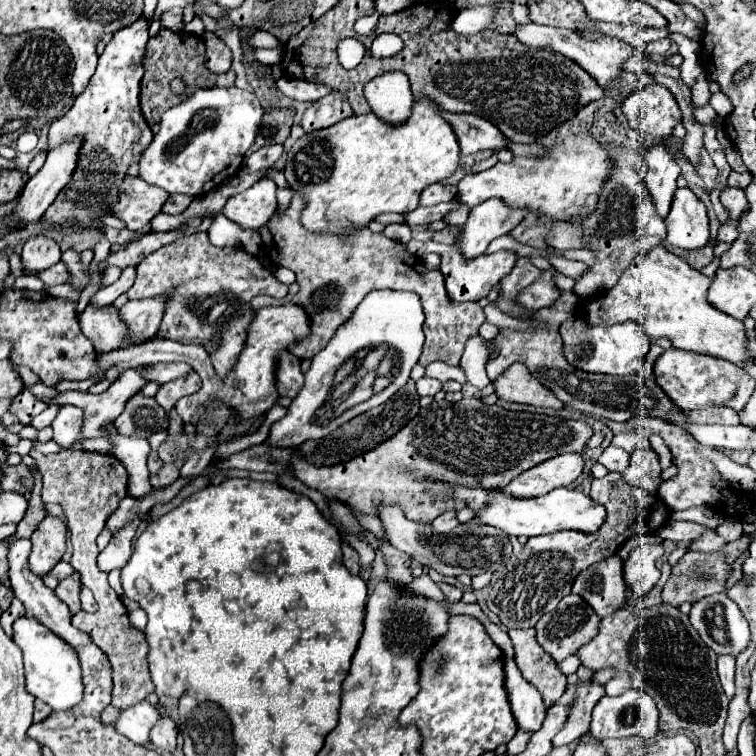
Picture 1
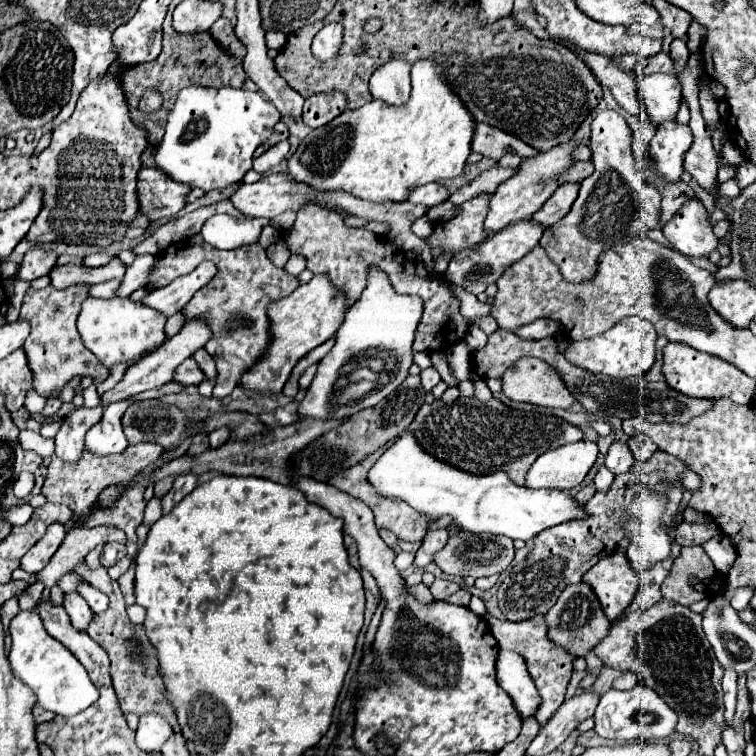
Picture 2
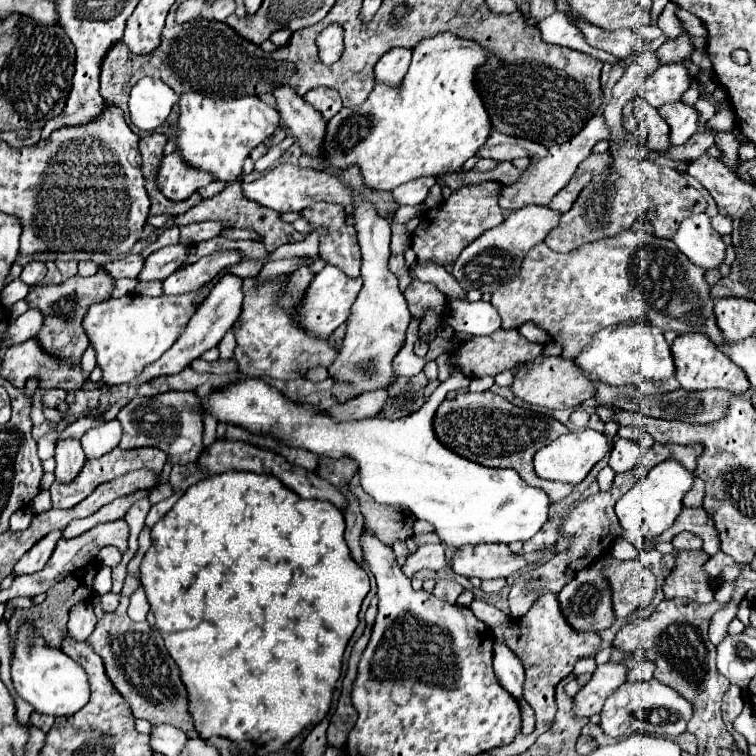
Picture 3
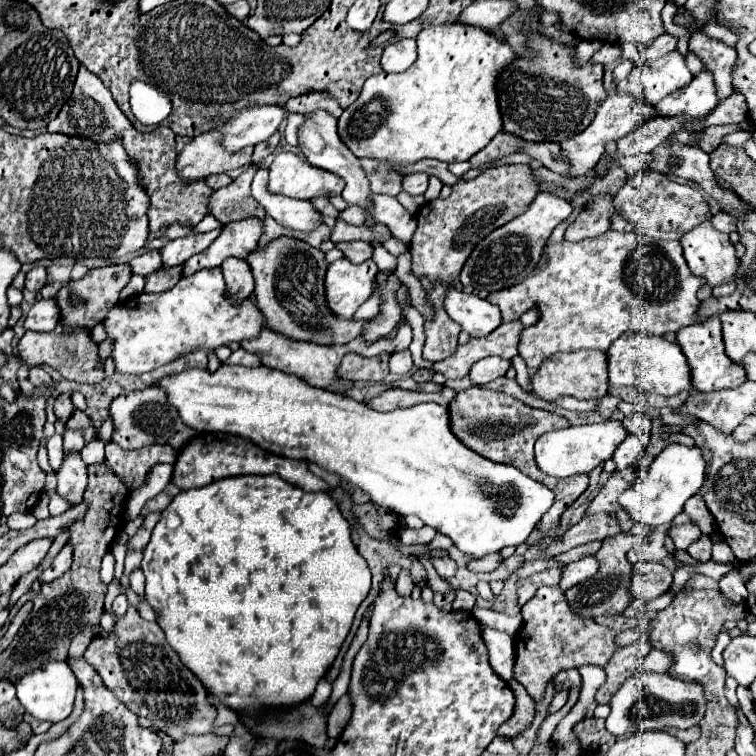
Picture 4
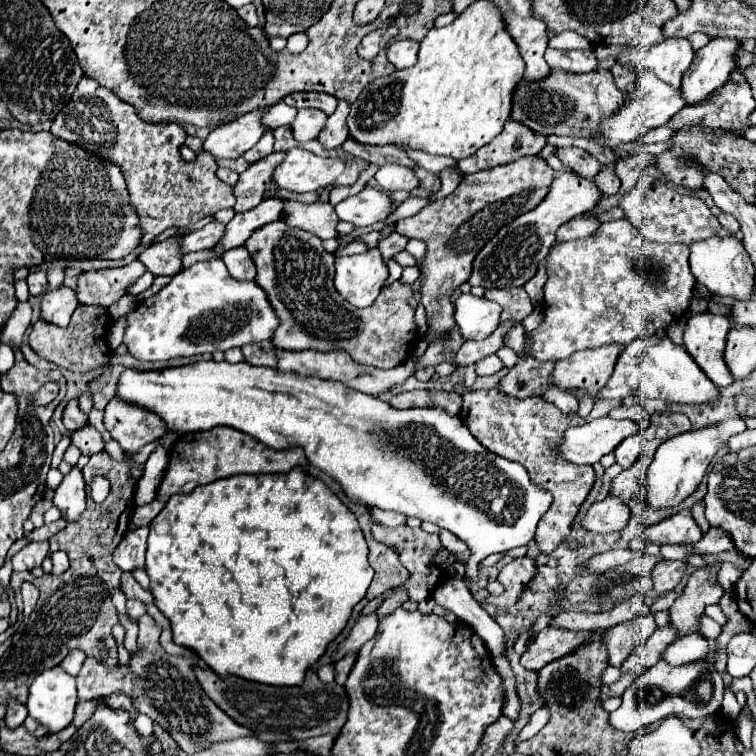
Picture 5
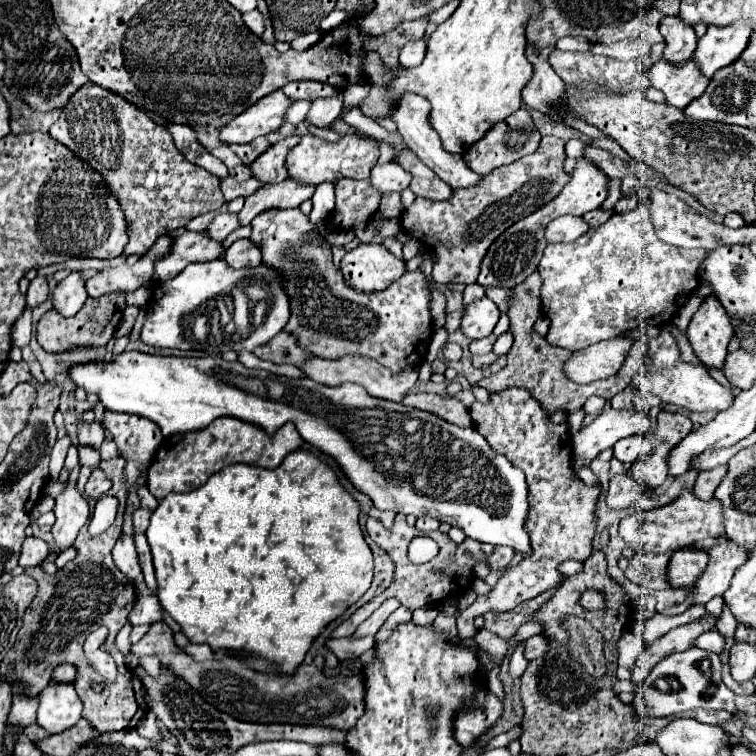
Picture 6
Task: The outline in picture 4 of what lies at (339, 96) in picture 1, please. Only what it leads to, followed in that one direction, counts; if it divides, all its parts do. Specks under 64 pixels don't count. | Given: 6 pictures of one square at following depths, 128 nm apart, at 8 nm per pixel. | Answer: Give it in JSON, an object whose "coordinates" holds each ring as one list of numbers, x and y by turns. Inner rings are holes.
{"coordinates":[[308,92,304,96,296,96,292,100,288,100,288,110,290,112,300,112,300,114,308,114,312,110,326,110,332,116,340,116,342,108,336,102,336,98,328,92]]}

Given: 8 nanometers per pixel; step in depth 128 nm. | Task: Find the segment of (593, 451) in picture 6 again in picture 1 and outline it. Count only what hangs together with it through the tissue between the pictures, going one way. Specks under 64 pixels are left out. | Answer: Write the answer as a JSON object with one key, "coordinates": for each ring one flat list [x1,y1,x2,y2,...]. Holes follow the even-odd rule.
{"coordinates":[[560,454,518,474,502,490,512,498,544,496,558,486,570,486,582,474,582,464,582,454]]}

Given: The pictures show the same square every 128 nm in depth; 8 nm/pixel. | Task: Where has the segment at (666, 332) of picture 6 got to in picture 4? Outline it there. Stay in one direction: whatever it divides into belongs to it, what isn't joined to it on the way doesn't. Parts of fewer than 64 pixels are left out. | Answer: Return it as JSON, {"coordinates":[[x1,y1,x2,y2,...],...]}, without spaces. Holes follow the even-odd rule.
{"coordinates":[[626,332,606,350,606,364,610,386,636,386,644,392,654,392,660,396,674,396,682,390,692,390,690,368,680,346,662,336]]}

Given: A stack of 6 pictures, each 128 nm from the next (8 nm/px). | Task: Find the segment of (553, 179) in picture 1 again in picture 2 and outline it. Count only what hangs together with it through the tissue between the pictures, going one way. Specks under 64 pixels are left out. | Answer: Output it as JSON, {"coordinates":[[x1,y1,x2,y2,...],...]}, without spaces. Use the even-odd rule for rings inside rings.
{"coordinates":[[586,160,586,162,574,162,566,172,562,172,562,174,558,176,558,182,560,182,560,184,568,184,568,182,580,184,580,182,582,182,584,178,588,178,592,172,594,172,592,160],[492,166,490,170,484,170,480,176,476,176,474,180,470,180,468,184,464,184,460,190,456,190,450,196,452,204,464,204,480,194,494,194,496,188,506,182,508,178,512,178,516,174,516,168,502,168,502,166]]}

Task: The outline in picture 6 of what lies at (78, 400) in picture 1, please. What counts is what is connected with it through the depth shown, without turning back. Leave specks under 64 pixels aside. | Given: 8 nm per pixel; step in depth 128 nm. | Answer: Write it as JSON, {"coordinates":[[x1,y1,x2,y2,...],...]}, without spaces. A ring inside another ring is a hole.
{"coordinates":[[236,240,224,254,224,260,234,268,256,268,260,266,260,250,248,240]]}

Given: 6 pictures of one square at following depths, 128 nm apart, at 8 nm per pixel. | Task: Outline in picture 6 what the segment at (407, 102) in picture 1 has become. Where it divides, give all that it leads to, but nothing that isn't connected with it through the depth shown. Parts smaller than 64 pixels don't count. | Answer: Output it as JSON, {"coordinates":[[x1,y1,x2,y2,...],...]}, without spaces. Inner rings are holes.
{"coordinates":[[416,40,416,42,408,42,402,50,400,50,400,66,402,68,412,68,416,64,420,64,420,60,424,60,424,48,426,42,424,40]]}

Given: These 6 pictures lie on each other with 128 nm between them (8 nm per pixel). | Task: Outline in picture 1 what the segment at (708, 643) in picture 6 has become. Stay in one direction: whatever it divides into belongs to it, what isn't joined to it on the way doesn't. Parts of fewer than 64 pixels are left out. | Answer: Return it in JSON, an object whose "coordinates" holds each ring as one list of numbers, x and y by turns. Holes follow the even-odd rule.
{"coordinates":[[620,676,612,678,612,680,606,684,606,694,608,694,608,696,618,696,618,694,622,694,622,692,626,692,626,690,628,690,628,680,624,680,624,678,620,678]]}

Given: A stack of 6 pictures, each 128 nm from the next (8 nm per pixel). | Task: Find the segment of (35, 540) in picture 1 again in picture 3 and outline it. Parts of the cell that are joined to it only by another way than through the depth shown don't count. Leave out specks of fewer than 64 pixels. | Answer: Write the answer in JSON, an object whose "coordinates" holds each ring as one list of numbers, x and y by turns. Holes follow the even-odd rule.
{"coordinates":[[56,530,56,532,50,532,48,536,44,536,44,540,40,540,40,544,34,544,24,556,22,560,16,564,14,568,14,574,20,576,20,574,32,574,32,572,38,572,46,566,46,562,50,560,54,548,56,548,56,542,60,540,62,532]]}

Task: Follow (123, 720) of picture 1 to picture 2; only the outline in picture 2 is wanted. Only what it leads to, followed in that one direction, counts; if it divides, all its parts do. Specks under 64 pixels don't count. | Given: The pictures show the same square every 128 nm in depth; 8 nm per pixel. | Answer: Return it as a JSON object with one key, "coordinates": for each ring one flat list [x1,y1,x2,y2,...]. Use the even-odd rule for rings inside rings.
{"coordinates":[[140,714,140,722,136,728,136,744,144,752,160,750,160,744,172,734,172,728,160,714]]}

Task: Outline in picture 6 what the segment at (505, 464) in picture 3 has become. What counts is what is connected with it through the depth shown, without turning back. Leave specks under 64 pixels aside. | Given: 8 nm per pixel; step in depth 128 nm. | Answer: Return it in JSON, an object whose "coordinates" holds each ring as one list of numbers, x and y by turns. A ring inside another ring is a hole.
{"coordinates":[[508,388,508,390,502,390,502,392,492,392,490,402,482,404,482,402,476,400,472,404,470,416,472,416,474,428,486,438,486,442,492,446,492,450,504,454,512,464,520,466,526,474,526,484,530,488,528,502,532,504,532,512,528,516,526,528,528,528,530,542,532,542,532,554,522,558,516,566,508,566,490,594,478,596,472,606,468,606,466,610,462,610,458,614,458,636,462,640,472,638,472,622,474,622,476,616,486,614,488,610,508,612,508,610,516,608,518,604,542,594,544,590,556,586,562,580,562,574,558,572,560,562,564,562,564,560,580,560,582,562,592,554,592,538,594,538,594,532,596,532,594,508,596,508,596,498,600,494,598,484,586,486,572,470,572,440,570,440,568,424,566,422,562,422,562,424,550,422,550,412,544,412,540,402,536,398,532,398,526,390]]}

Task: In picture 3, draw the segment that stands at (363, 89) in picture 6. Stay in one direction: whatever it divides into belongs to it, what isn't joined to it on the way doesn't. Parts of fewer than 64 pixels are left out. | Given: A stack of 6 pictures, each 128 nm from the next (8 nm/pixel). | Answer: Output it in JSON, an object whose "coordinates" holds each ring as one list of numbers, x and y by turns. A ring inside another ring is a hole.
{"coordinates":[[280,86,272,90,276,98,278,112,286,128,290,128,292,136,300,144,302,152,318,154,320,142,324,138,326,122,320,120,320,112,316,112,292,86],[352,168,352,172,338,172,336,176,354,188,354,194,356,194,354,222,356,222,358,242,362,248,362,272,360,272,362,290,350,310,346,336,340,344,338,356,328,366,330,378,336,380,336,384,332,386,332,396,336,398,338,404,344,404,364,392,374,392,374,390,386,388,394,382,392,360,404,346,406,328,412,320,412,314,410,314,404,294,398,288,396,276,388,270,390,236,392,236,390,224,384,218,376,216,376,210,372,208,372,204,368,204,360,196,360,190,364,190,364,184,360,184,360,172,356,172,356,168],[370,366,374,366,374,374,370,374,366,370]]}

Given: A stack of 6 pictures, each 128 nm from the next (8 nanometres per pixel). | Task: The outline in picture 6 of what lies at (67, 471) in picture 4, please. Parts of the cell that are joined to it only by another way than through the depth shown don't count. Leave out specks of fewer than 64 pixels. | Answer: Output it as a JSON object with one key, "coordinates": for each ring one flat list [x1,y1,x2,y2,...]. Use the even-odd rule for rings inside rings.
{"coordinates":[[68,482,66,488,56,496,56,524,52,526,52,536,56,542,58,552,50,554,46,560,54,562,54,558,60,554,60,550,70,548,72,542,76,540,78,530,86,524,90,516,90,508,86,498,76,490,76,482]]}

